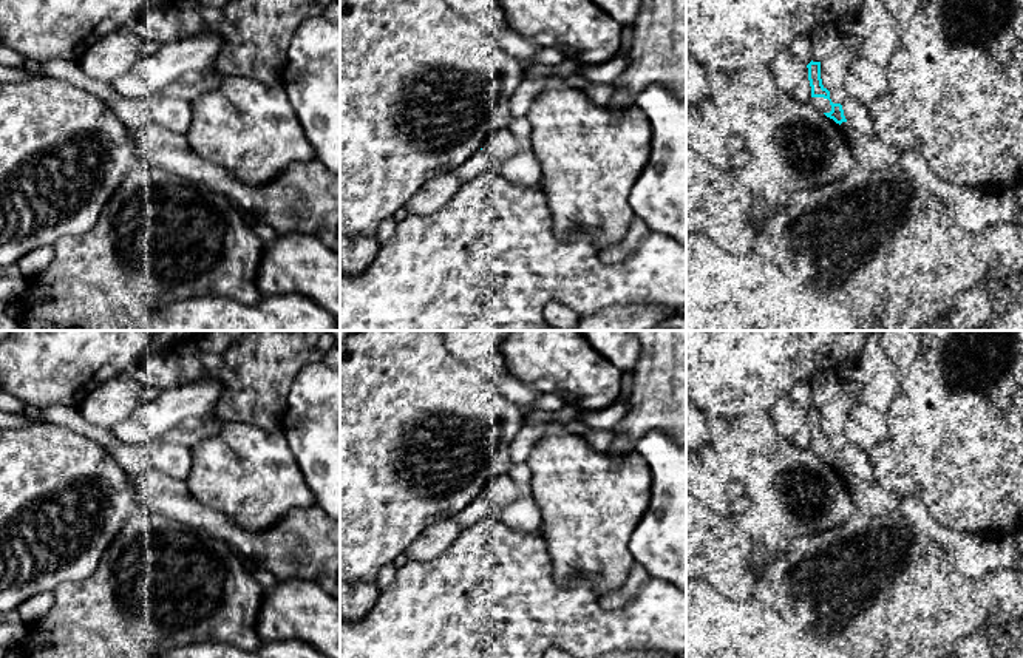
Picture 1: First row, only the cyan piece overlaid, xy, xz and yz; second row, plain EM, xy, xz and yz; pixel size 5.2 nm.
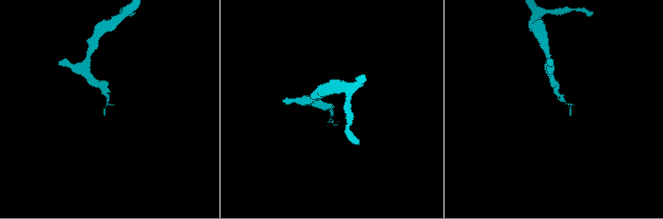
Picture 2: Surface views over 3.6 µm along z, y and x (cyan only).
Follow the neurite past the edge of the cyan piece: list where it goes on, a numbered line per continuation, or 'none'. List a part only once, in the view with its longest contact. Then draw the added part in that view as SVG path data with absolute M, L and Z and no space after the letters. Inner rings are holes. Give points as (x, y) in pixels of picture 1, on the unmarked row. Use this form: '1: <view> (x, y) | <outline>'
1: yz (821, 450) | M811 443L810 448L822 459L830 459L831 451L828 445L824 443Z

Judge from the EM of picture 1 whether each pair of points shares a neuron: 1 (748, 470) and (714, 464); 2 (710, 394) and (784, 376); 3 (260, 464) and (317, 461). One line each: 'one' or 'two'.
1: two
2: one
3: two

